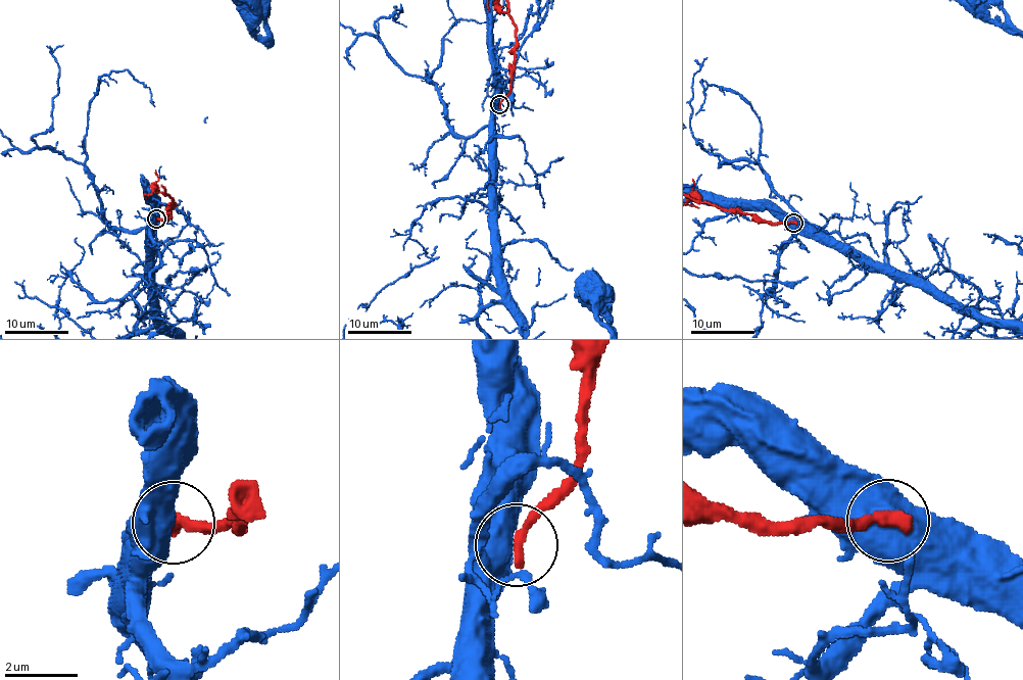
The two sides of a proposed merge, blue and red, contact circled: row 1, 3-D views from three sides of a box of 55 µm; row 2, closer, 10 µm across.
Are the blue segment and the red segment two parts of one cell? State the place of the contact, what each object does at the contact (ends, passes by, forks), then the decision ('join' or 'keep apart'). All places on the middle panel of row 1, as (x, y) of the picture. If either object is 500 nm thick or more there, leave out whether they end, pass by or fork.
(499, 104) | keep apart

